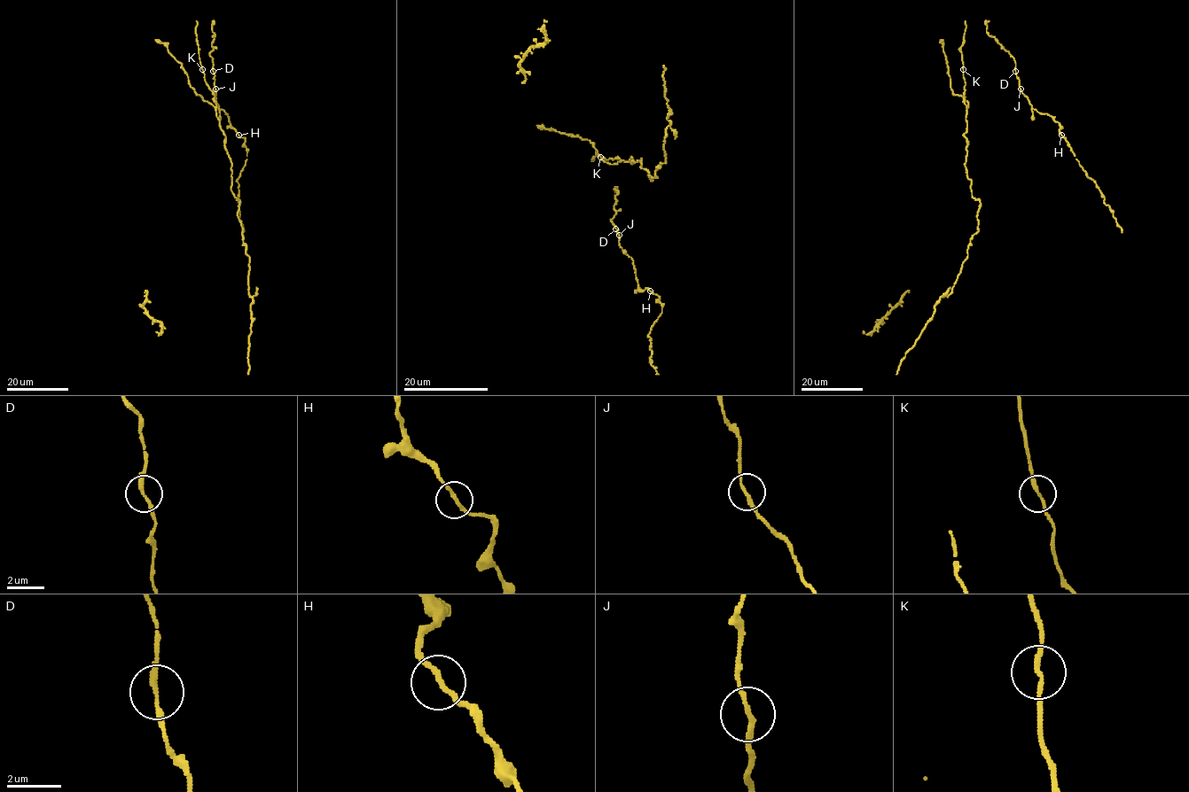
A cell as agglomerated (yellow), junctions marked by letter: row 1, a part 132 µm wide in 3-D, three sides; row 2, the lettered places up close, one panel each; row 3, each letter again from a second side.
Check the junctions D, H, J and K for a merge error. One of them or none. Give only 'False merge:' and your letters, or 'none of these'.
False merge: none of these

